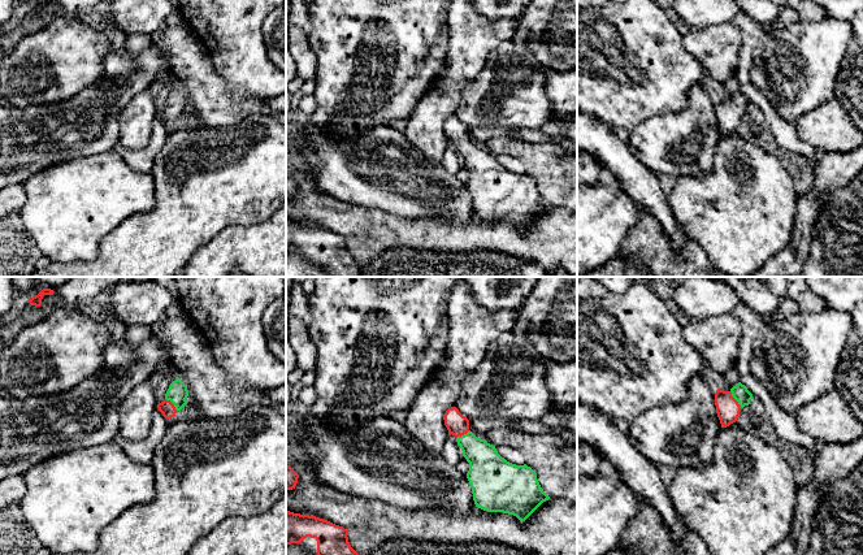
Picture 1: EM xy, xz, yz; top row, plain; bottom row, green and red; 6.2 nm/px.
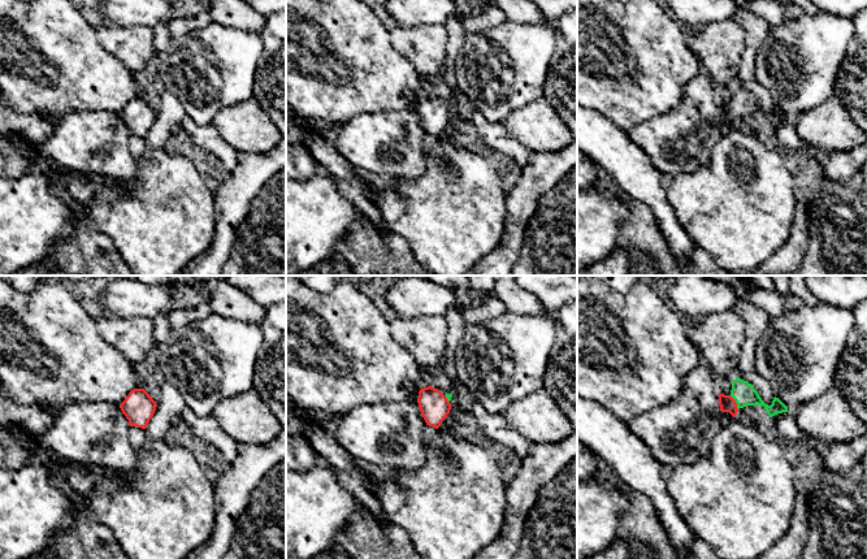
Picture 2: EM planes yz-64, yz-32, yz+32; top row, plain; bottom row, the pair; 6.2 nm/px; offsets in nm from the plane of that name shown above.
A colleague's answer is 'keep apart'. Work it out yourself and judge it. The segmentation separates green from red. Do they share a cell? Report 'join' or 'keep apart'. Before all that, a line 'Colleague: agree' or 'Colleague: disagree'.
Colleague: disagree
join

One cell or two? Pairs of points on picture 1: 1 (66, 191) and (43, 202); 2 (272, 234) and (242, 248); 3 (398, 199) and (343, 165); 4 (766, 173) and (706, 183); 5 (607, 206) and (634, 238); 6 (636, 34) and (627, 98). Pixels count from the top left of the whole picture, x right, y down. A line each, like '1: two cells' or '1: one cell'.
1: one cell
2: one cell
3: one cell
4: one cell
5: two cells
6: one cell

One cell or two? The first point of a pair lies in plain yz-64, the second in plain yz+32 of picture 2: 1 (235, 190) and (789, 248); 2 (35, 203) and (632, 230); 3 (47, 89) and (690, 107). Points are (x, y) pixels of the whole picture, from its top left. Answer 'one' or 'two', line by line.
1: one
2: two
3: two

